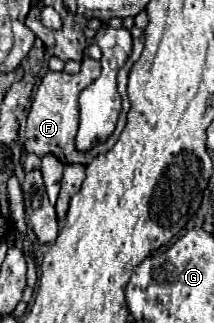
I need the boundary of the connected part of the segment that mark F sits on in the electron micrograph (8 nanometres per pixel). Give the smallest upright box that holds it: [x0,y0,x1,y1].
[24,38,144,164]

